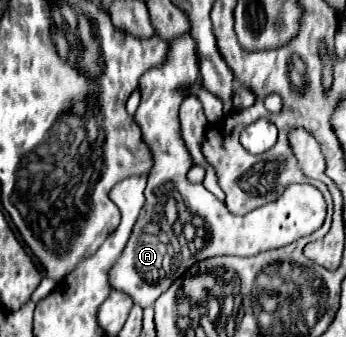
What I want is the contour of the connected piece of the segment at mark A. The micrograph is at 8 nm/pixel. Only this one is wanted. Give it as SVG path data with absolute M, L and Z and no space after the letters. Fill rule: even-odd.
M190 34L168 40L168 58L164 58L164 66L146 70L140 76L138 88L142 98L134 120L142 130L144 144L152 150L154 164L148 172L148 186L144 192L146 204L130 234L124 254L120 254L116 266L112 266L112 274L108 274L108 282L112 282L114 290L132 296L132 300L142 308L152 306L154 300L198 260L222 254L256 256L266 250L282 248L316 232L326 218L326 202L320 190L310 184L290 184L278 200L268 202L246 216L234 216L228 212L224 202L216 200L202 184L190 184L186 180L190 156L180 138L178 106L184 100L180 88L196 80L198 64ZM180 202L184 202L184 206L176 208L174 214L174 206L168 204ZM182 208L186 210L184 214L180 214Z

